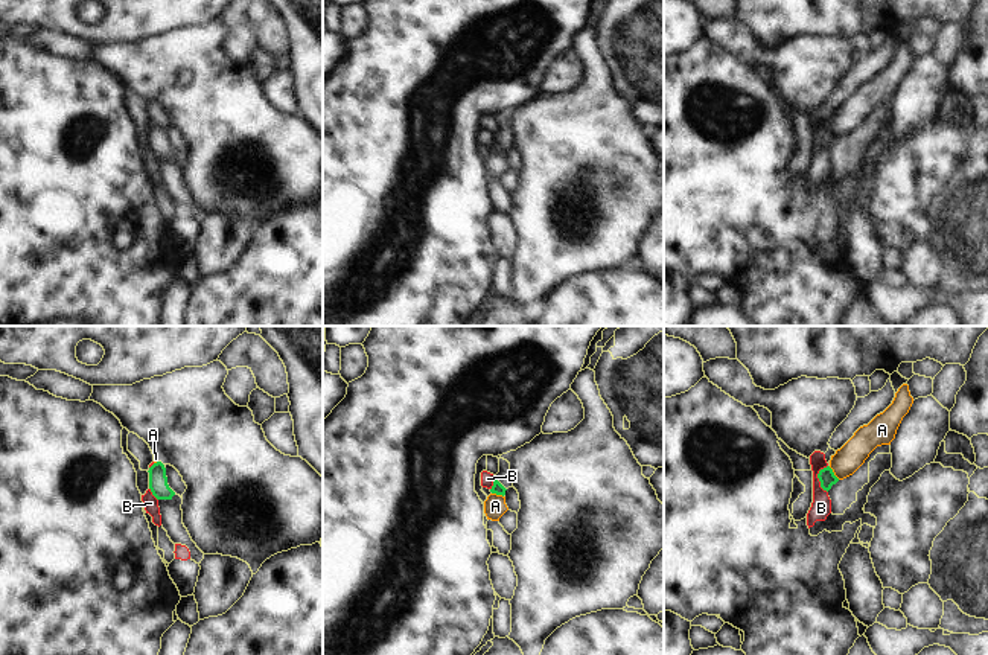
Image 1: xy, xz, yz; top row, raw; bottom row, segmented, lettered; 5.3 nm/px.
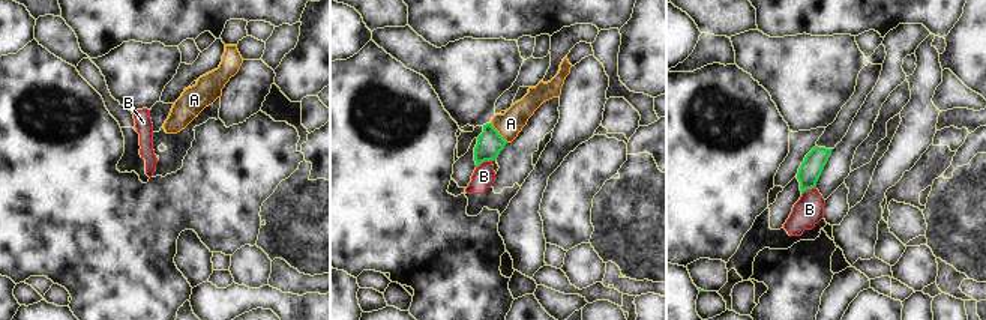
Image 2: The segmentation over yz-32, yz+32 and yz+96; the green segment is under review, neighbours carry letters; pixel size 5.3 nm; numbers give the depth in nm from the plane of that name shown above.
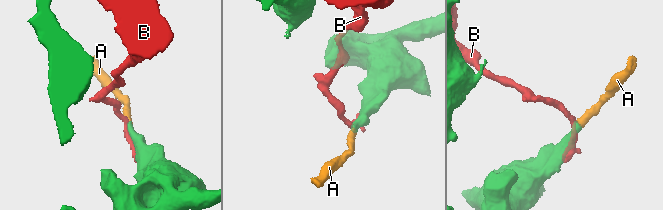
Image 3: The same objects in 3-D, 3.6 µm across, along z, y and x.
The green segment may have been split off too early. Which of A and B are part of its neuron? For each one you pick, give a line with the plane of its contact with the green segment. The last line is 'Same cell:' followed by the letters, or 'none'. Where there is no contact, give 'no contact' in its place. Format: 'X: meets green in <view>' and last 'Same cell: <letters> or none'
A: meets green in yz
Same cell: A

